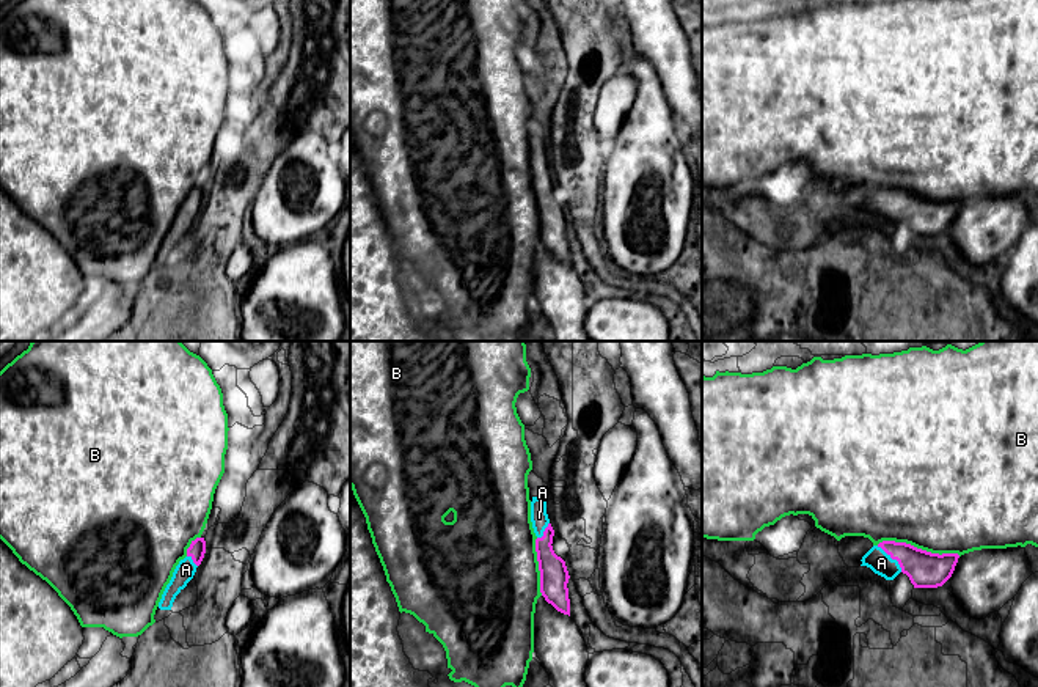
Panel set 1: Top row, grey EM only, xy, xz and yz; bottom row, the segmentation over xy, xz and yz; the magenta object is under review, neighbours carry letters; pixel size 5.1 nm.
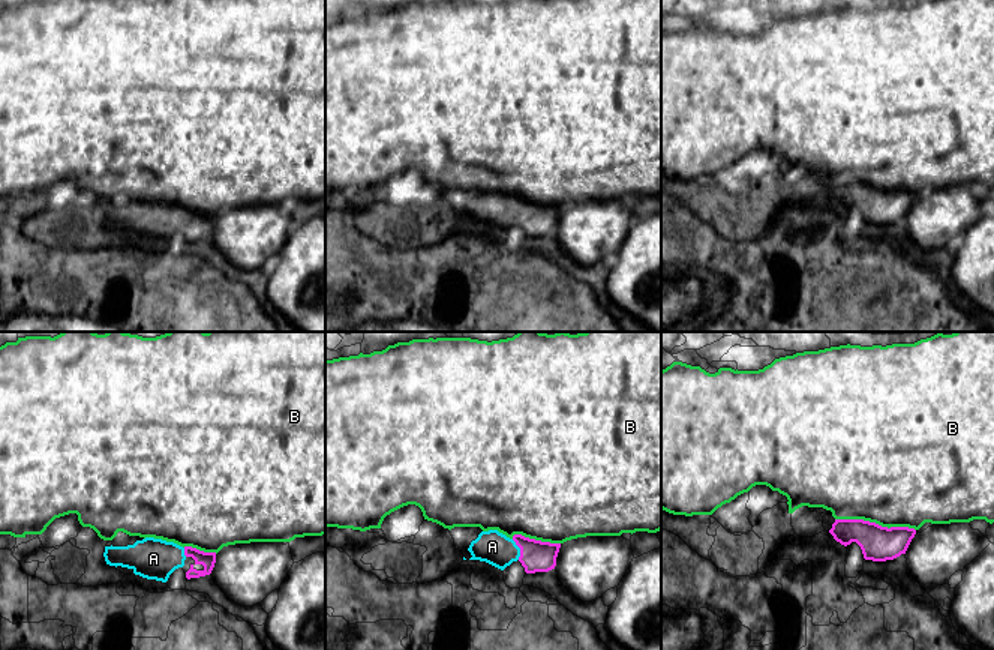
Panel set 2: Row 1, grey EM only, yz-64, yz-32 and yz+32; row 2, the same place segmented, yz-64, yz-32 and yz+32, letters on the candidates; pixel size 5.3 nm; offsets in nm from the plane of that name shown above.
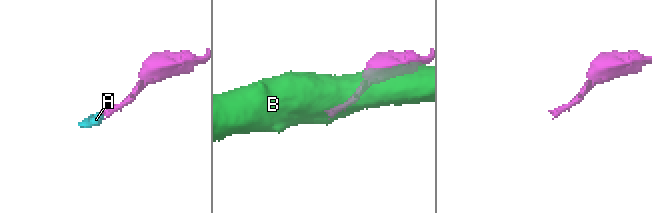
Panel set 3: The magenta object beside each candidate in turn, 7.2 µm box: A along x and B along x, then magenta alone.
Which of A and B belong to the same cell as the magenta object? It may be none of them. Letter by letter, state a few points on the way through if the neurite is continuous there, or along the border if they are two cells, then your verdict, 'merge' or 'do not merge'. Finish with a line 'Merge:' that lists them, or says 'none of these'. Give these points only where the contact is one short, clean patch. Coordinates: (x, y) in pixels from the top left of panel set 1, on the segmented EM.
A: runs through yz (925, 569), (906, 558), (892, 558), (881, 563); merge
B: do not merge
Merge: A

